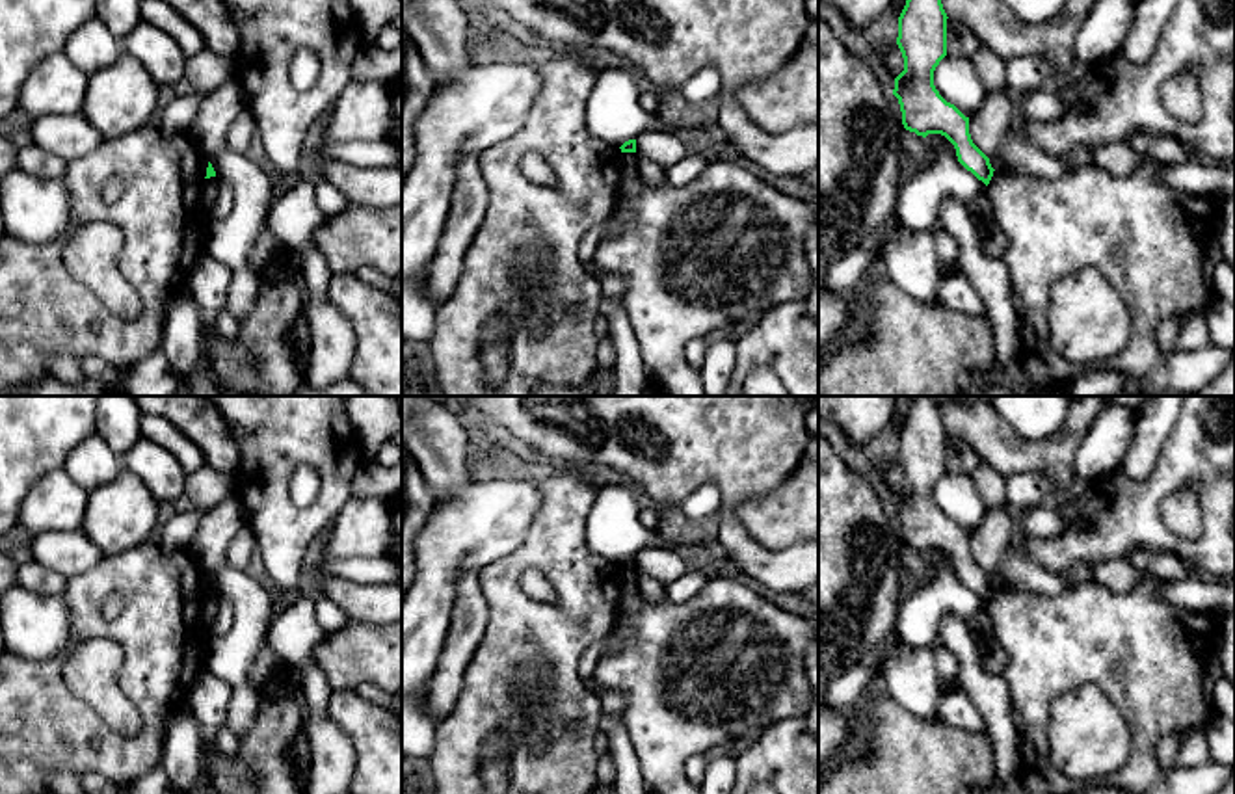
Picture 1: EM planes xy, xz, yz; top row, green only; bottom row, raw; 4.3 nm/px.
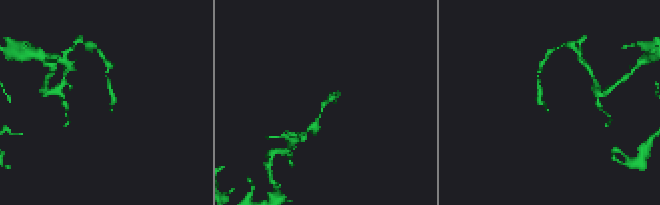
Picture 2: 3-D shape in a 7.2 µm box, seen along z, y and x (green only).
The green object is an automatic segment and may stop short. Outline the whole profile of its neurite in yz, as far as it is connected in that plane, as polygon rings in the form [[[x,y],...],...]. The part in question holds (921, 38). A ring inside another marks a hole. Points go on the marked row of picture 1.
[[[906,0],[896,37],[904,71],[895,78],[893,95],[906,130],[923,138],[945,136],[954,145],[958,162],[988,186],[995,169],[973,143],[969,117],[934,86],[934,71],[947,56],[947,19],[941,0]]]

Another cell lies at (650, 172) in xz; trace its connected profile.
[[[636,152],[636,164],[638,164],[638,173],[640,177],[649,184],[649,186],[658,186],[666,182],[666,169],[649,160],[644,154]]]

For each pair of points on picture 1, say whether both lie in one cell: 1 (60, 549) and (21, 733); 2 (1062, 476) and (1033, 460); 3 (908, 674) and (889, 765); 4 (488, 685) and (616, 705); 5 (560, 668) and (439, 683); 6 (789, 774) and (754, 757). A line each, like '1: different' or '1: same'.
1: different
2: same
3: different
4: different
5: different
6: same

